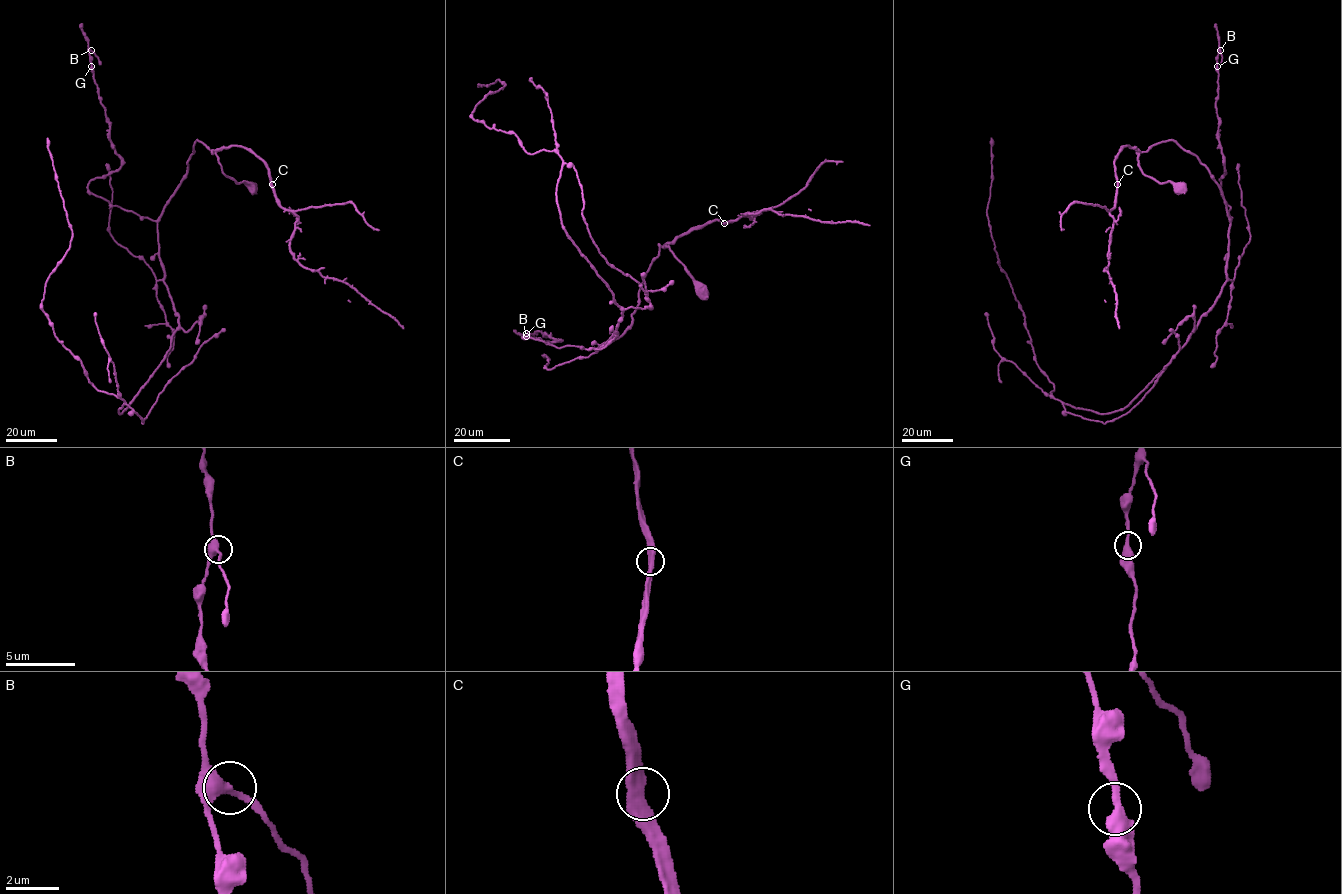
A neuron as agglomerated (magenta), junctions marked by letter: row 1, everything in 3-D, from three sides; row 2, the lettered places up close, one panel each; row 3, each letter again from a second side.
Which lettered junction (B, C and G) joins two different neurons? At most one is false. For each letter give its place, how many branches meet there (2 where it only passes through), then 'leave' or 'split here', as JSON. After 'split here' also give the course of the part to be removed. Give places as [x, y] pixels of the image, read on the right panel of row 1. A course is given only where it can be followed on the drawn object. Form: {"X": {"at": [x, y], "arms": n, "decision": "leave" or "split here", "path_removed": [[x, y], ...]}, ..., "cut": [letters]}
{"B": {"at": [1220, 50], "arms": 2, "decision": "leave"}, "C": {"at": [1117, 184], "arms": 2, "decision": "leave"}, "G": {"at": [1217, 66], "arms": 2, "decision": "leave"}, "cut": []}

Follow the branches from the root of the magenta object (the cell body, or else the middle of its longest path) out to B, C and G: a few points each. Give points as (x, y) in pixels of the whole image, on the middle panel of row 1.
B: (703, 292), (659, 245), (632, 322), (618, 338), (585, 349), (522, 337), (559, 341), (540, 331), (526, 336)
C: (703, 292), (669, 248), (663, 246), (714, 220), (724, 223)
G: (703, 292), (659, 245), (618, 338), (557, 348), (522, 337), (559, 341), (546, 333), (526, 333)

